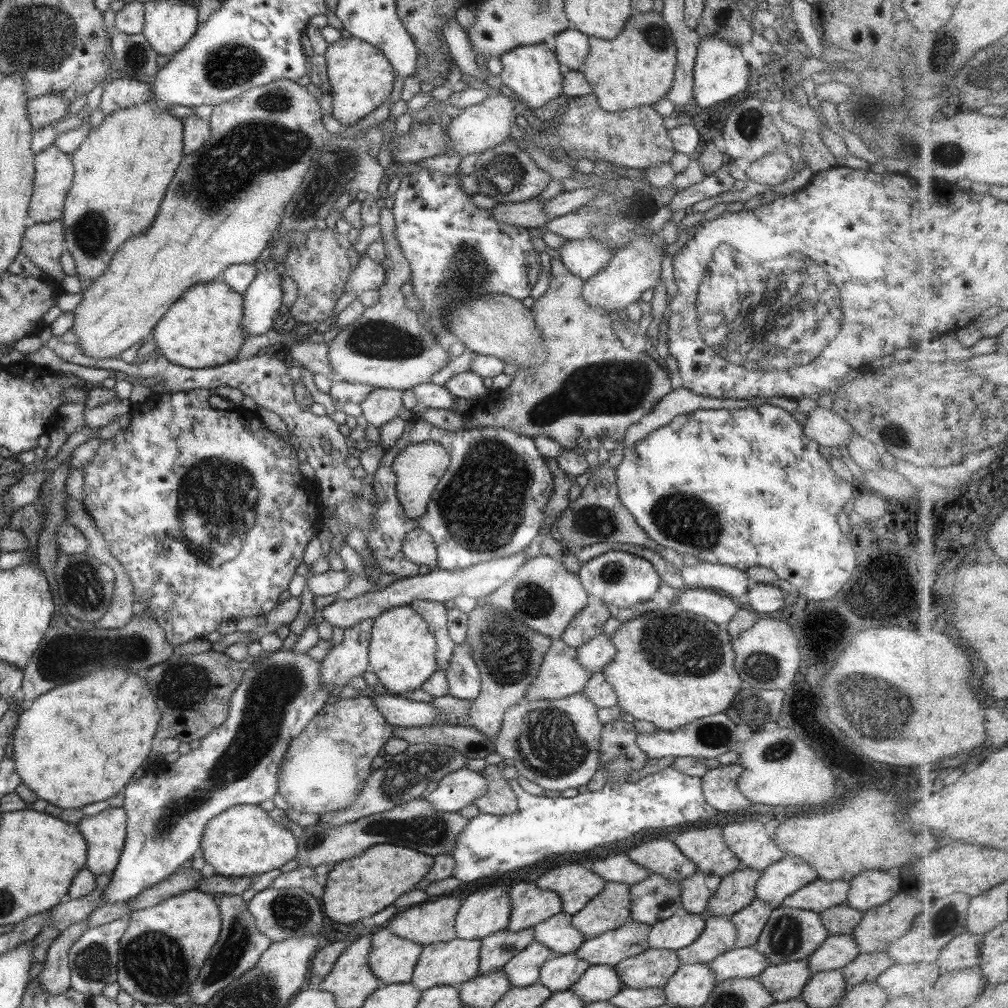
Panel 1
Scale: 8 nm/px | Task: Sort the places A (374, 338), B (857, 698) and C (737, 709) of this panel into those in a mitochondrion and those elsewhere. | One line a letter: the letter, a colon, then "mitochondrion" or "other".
A: mitochondrion
B: mitochondrion
C: mitochondrion

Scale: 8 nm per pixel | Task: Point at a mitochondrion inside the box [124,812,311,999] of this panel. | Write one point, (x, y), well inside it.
(231, 950)

